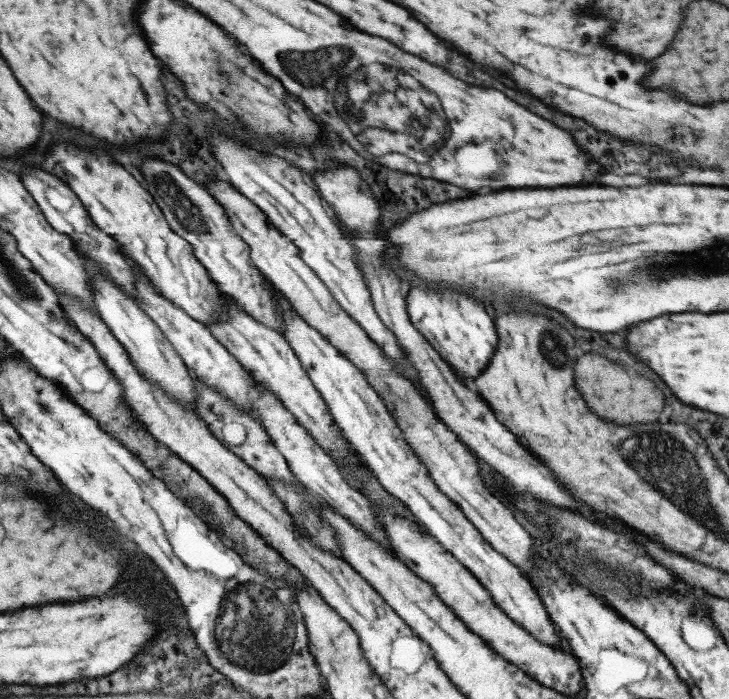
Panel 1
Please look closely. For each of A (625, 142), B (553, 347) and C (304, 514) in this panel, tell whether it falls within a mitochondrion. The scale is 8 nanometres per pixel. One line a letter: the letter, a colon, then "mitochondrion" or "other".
A: other
B: mitochondrion
C: mitochondrion

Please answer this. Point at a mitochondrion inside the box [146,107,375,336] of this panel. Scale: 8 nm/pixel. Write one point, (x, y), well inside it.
(181, 217)

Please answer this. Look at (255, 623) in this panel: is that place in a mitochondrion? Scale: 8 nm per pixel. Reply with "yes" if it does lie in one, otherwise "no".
yes

